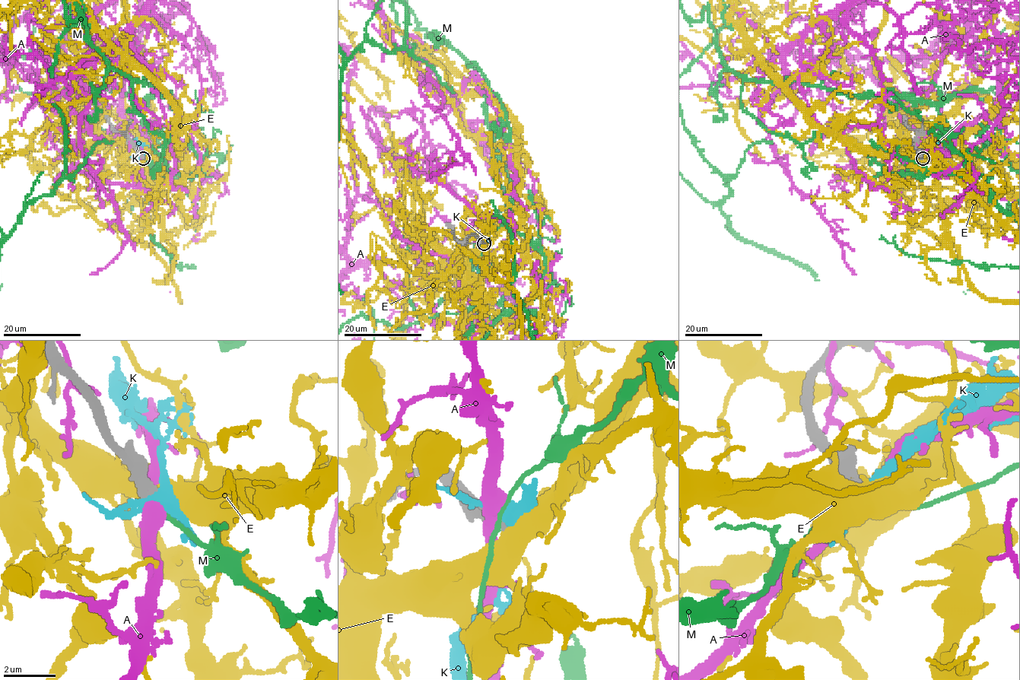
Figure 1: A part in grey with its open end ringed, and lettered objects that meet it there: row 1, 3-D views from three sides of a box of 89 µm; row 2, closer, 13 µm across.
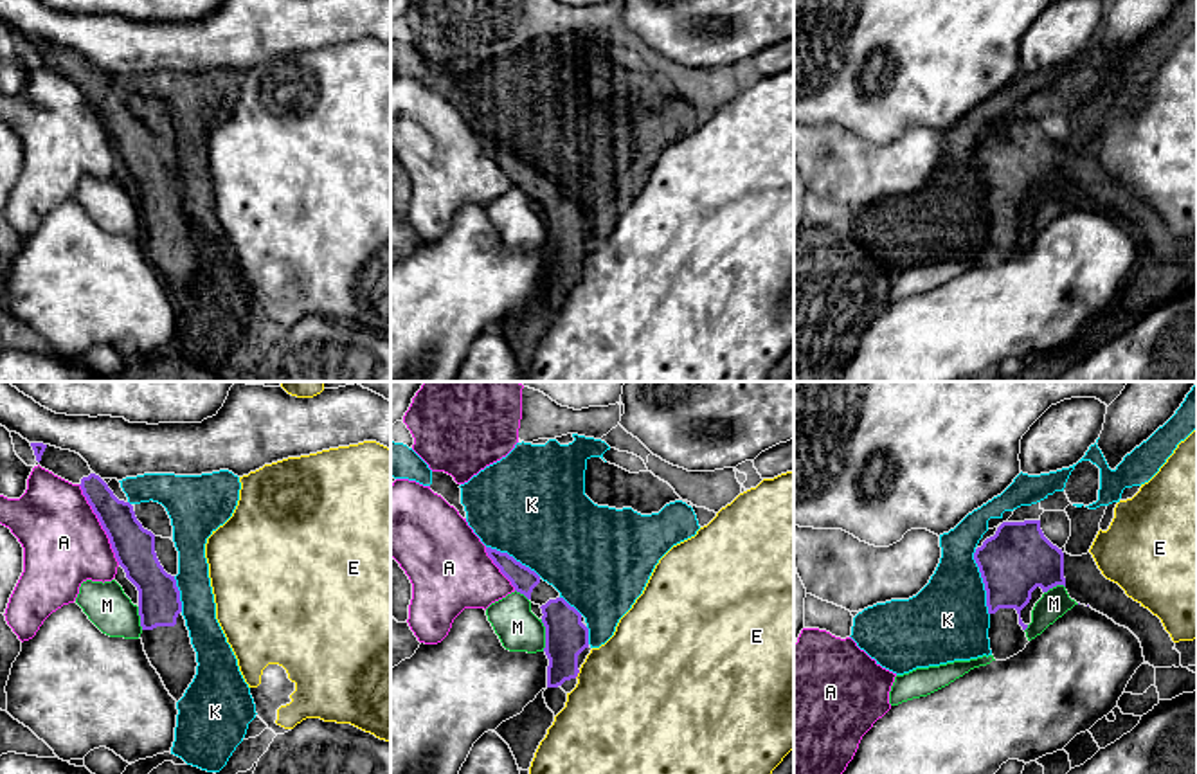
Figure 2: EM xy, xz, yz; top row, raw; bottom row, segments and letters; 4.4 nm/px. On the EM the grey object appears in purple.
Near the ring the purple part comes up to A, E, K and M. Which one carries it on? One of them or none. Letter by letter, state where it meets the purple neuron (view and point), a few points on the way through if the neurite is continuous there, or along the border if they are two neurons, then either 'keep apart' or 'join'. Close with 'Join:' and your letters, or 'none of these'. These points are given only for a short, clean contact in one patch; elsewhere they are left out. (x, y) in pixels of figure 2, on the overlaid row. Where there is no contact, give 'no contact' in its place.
A: xy (101, 524) | keep apart
E: xz (578, 672) | along xz (580, 670), (575, 677) | keep apart
K: yz (983, 582) | keep apart
M: xz (546, 636) | keep apart
Join: none of these

